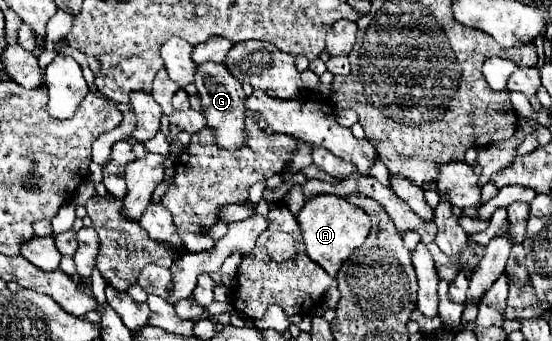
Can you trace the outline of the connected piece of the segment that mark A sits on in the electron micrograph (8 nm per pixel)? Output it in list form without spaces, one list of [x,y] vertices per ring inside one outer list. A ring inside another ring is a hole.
[[[317,195],[305,203],[301,213],[297,215],[297,223],[303,233],[305,253],[317,265],[321,265],[331,277],[336,278],[343,261],[351,257],[351,253],[363,245],[369,235],[369,217],[363,209],[351,205],[347,199],[337,195]]]

